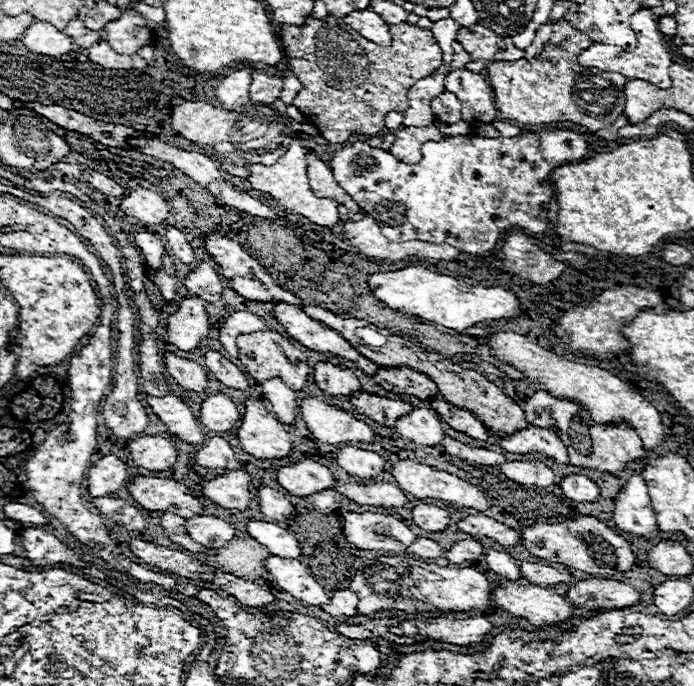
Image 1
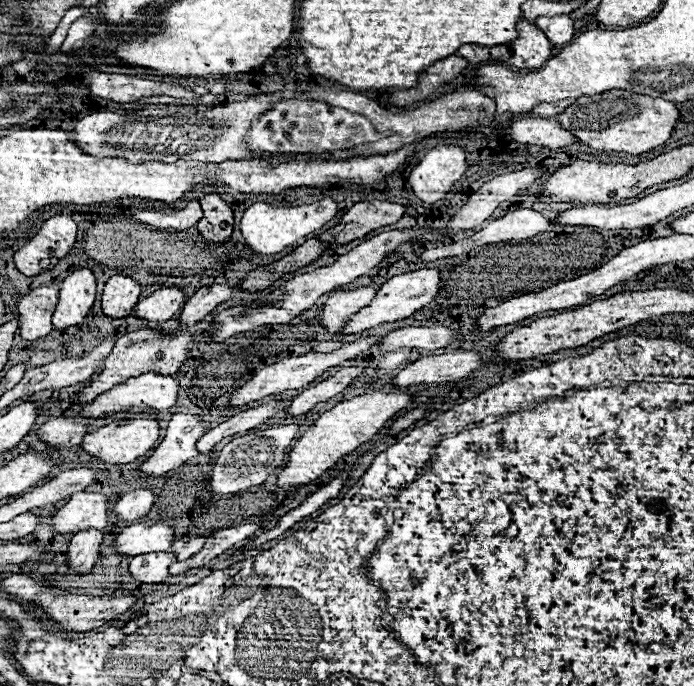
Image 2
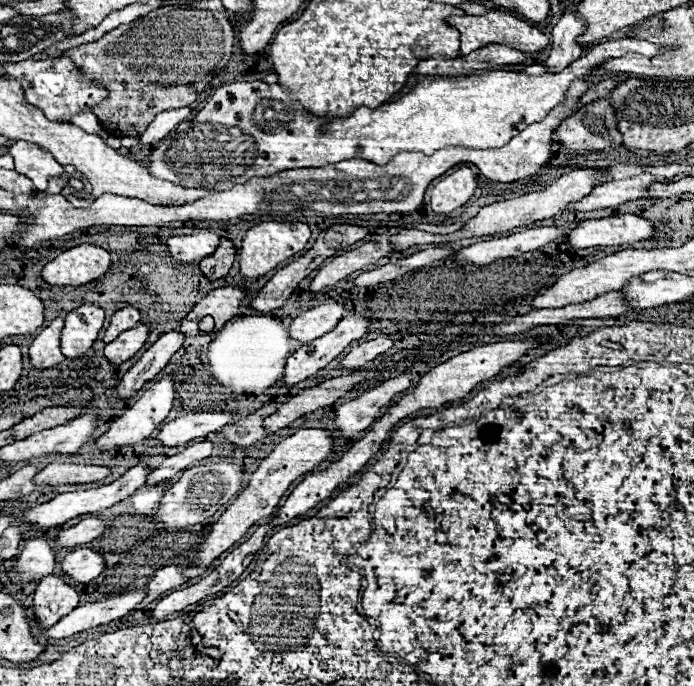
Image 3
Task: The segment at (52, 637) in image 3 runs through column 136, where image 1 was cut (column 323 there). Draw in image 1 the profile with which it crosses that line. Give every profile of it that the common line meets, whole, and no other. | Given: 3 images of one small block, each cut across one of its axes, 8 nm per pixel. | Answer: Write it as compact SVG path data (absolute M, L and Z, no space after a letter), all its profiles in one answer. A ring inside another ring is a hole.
M270 556L266 560L266 570L272 574L272 580L288 594L294 598L312 604L312 606L322 606L328 604L328 594L326 590L314 580L312 572L308 566L304 566L298 560L286 560L280 556Z

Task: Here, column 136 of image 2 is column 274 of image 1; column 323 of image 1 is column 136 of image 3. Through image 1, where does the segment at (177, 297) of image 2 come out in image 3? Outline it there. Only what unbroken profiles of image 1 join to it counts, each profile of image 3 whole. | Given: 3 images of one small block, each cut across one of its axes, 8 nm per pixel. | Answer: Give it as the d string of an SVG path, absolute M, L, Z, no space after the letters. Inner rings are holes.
M138 322L136 328L130 328L126 332L122 332L114 342L106 344L104 348L104 356L112 362L112 364L122 364L126 360L130 360L146 342L148 338L148 324Z

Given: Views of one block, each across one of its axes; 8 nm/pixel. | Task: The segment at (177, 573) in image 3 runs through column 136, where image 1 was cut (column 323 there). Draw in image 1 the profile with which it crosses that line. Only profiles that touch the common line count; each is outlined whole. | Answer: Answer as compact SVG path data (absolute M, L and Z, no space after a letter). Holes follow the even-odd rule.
M334 590L330 592L330 602L322 606L324 612L332 616L356 616L358 614L358 596L350 590Z

